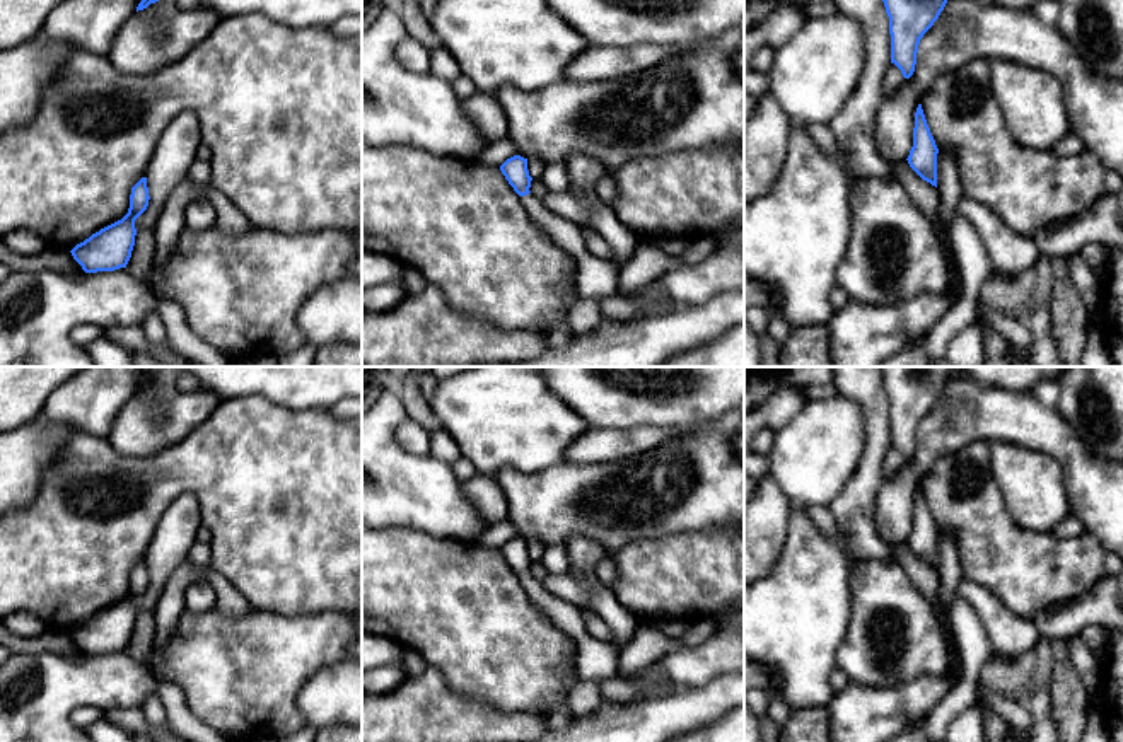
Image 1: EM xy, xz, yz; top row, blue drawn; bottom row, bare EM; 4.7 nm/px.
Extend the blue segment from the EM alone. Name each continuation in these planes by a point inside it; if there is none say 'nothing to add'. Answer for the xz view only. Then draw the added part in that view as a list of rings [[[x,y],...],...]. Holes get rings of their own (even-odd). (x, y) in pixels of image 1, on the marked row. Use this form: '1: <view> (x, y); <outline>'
1: xz (598, 278); [[[532,193],[521,200],[531,220],[577,261],[580,299],[602,299],[618,292],[620,266],[589,252],[580,225],[551,213]]]

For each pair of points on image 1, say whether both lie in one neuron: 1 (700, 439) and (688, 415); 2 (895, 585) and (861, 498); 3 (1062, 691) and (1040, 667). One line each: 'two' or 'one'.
1: two
2: two
3: two

